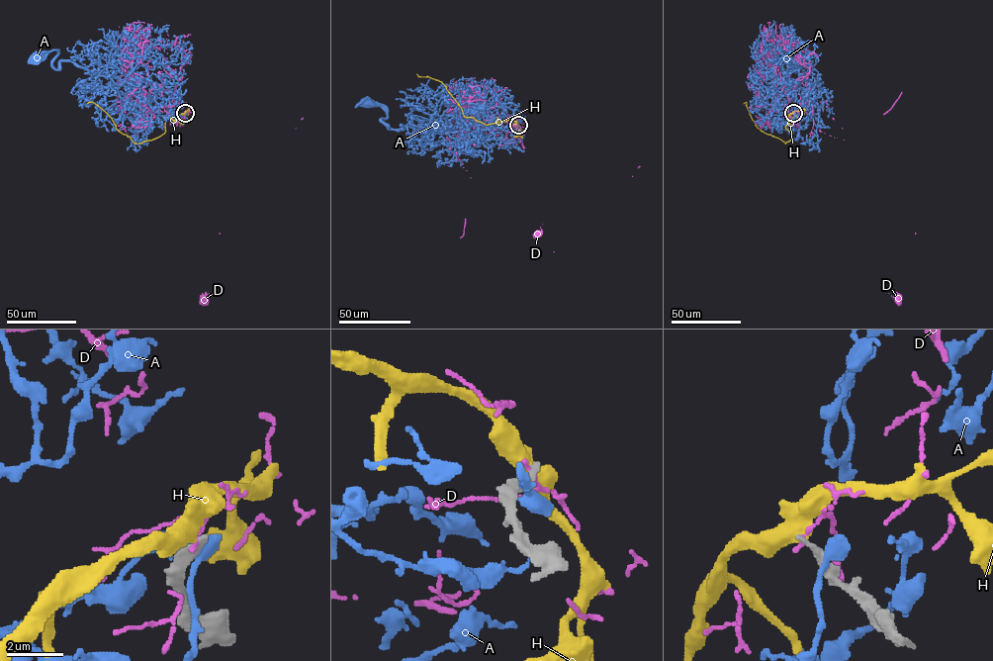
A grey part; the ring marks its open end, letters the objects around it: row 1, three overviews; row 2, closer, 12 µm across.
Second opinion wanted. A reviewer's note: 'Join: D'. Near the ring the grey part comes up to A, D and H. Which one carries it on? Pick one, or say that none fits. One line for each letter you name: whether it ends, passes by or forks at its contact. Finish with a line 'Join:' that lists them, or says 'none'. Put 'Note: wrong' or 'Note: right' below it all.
Join: none
Note: wrong

